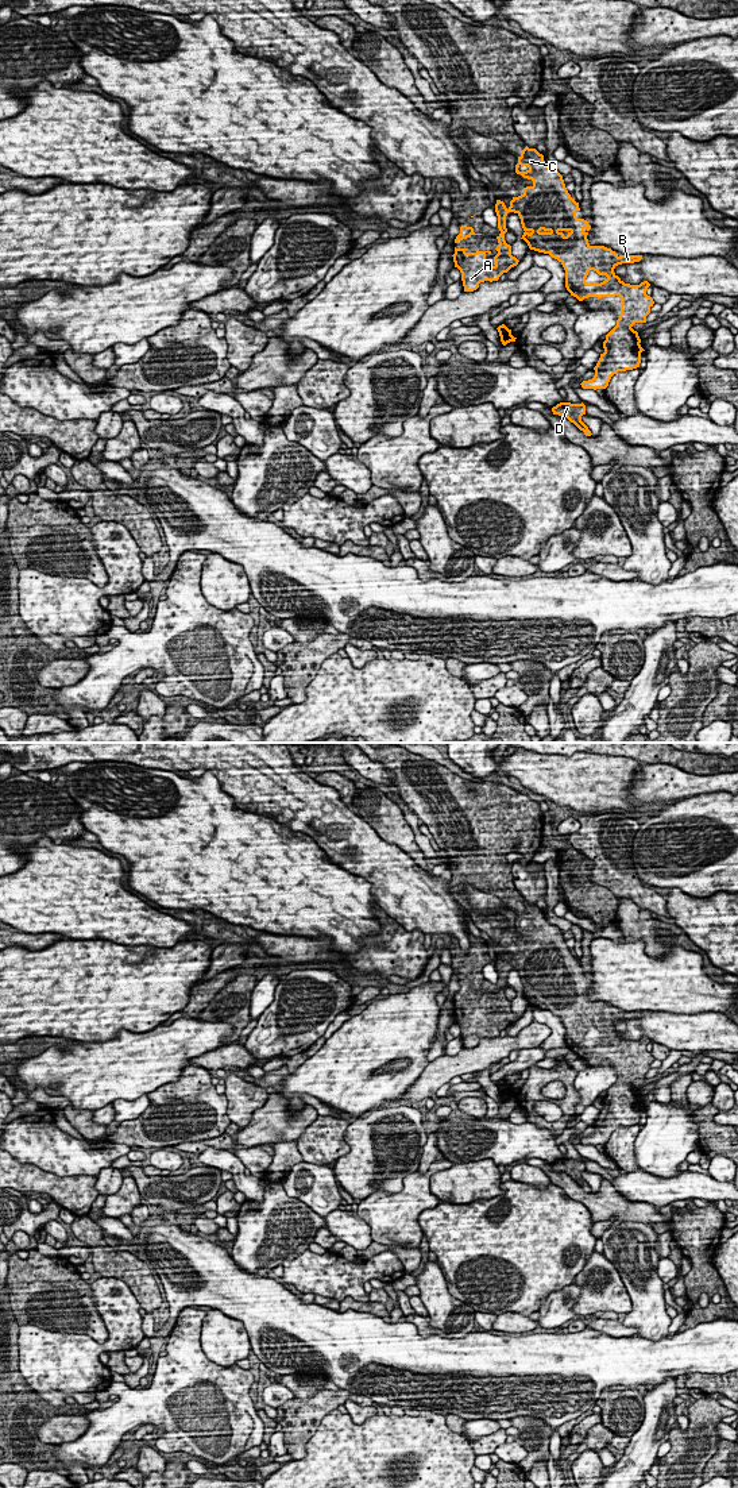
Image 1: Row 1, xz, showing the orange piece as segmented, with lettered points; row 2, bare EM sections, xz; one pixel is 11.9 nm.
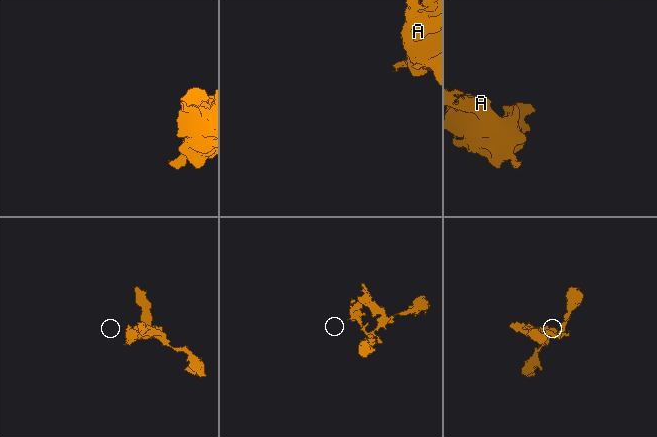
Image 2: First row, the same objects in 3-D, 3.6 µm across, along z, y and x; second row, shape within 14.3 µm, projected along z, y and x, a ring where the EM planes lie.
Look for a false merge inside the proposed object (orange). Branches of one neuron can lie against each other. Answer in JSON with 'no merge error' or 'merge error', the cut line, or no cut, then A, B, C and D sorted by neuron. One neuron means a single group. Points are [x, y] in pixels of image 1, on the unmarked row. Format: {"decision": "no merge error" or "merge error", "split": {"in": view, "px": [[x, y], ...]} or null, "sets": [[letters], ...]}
{"decision": "merge error", "split": {"in": "xz", "px": [[506, 985], [501, 987]]}, "sets": [["A", "D"], ["B", "C"]]}

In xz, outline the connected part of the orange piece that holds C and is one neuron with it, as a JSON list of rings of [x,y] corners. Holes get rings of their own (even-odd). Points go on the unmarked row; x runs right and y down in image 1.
[[[528,902],[522,906],[515,921],[515,929],[532,936],[533,941],[523,944],[523,949],[513,953],[507,964],[496,956],[495,968],[498,984],[505,987],[506,972],[514,968],[519,972],[523,995],[530,1006],[549,1010],[565,1026],[565,1044],[571,1052],[583,1057],[588,1053],[621,1053],[621,1071],[617,1082],[606,1091],[604,1109],[594,1123],[592,1136],[583,1137],[583,1145],[606,1145],[614,1130],[640,1123],[641,1095],[631,1083],[646,1079],[646,1072],[654,1057],[646,1051],[650,1040],[625,1040],[614,1025],[622,1019],[634,1019],[642,1011],[617,1011],[604,1002],[591,1002],[587,991],[591,982],[577,975],[579,959],[568,949],[563,932],[549,924],[544,911]],[[594,1026],[607,1034],[600,1040],[587,1040],[588,1028]]]

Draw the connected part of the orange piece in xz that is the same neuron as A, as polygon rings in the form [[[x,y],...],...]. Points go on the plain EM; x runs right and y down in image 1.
[[[507,986],[501,987],[496,992],[499,1001],[495,1005],[498,1010],[492,1015],[495,1018],[494,1022],[488,1021],[491,1015],[486,1015],[486,1010],[491,1010],[491,1007],[476,1006],[475,1009],[468,1009],[468,1005],[455,1003],[452,1013],[455,1024],[461,1029],[464,1048],[476,1046],[479,1040],[484,1037],[498,1037],[503,1029],[518,1021],[519,1017],[511,1011],[511,1002],[505,997],[506,988]]]

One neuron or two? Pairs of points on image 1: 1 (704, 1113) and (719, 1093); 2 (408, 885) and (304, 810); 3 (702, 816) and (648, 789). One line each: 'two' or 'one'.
1: two
2: one
3: one

